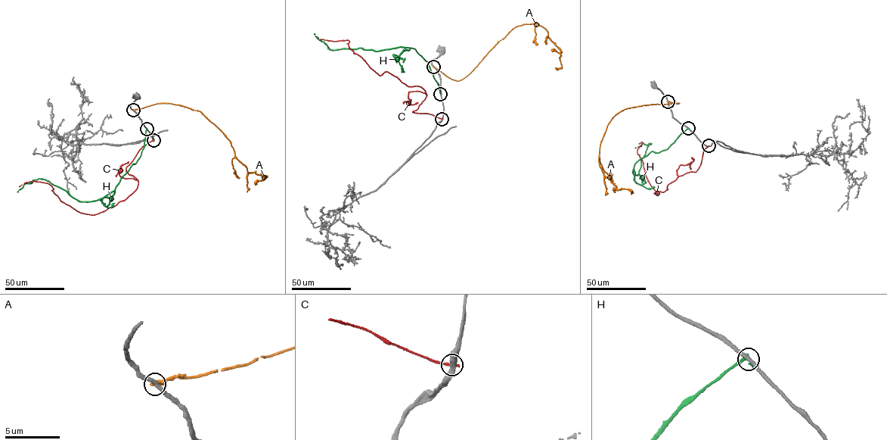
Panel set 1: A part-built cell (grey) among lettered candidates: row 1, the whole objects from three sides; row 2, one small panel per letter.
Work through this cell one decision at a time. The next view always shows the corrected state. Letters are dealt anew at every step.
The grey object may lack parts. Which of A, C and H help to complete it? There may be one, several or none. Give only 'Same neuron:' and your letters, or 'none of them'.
Same neuron: none of them

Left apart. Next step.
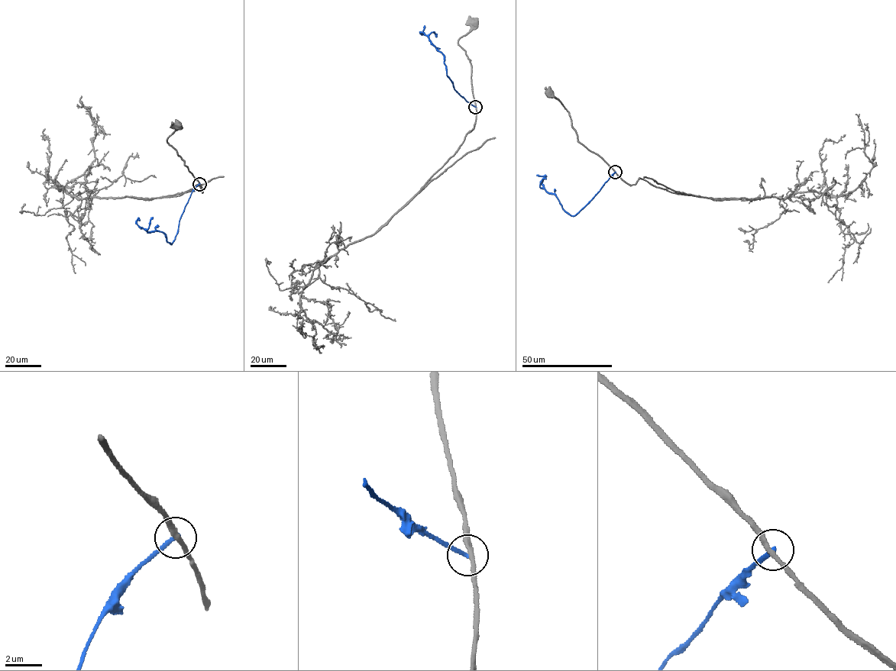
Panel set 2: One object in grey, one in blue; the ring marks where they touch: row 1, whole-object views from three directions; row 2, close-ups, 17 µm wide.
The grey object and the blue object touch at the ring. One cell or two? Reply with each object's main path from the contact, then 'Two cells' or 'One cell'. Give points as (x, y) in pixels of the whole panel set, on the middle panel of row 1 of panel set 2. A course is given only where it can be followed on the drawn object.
Course of grey: (475, 107), (471, 84), (472, 66), (465, 51), (458, 43), (473, 24). Course of blue: (475, 107), (454, 89), (447, 75), (444, 56), (427, 36), (421, 33), (425, 25). Two cells

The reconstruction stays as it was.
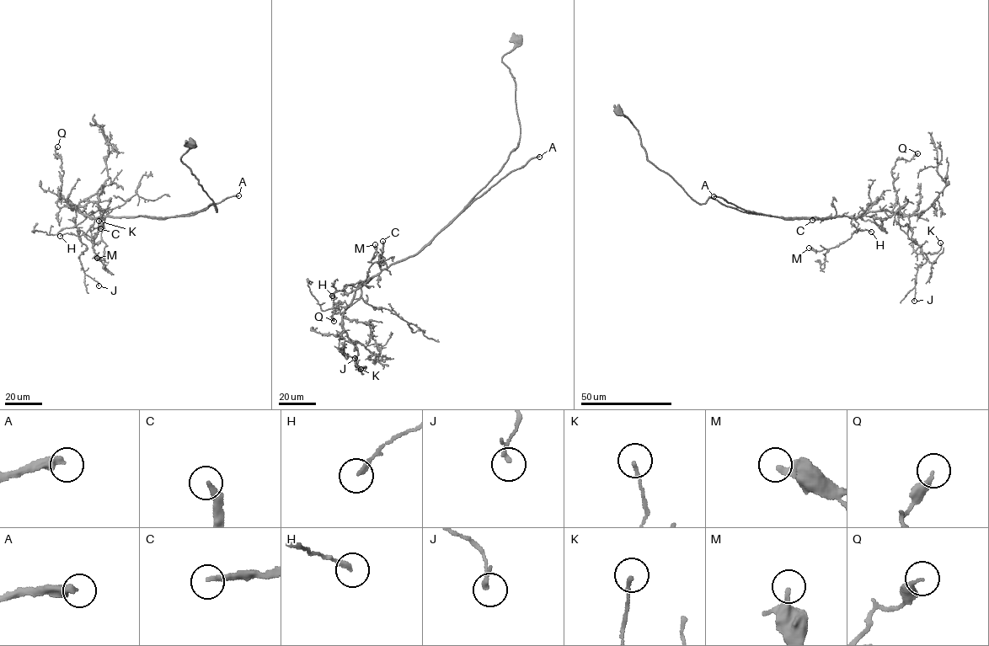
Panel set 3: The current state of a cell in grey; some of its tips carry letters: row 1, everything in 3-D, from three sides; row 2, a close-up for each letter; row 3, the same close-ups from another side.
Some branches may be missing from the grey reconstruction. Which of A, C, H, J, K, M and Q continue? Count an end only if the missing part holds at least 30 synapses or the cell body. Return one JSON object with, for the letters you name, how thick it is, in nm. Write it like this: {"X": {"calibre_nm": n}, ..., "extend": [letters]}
{"A": {"calibre_nm": 380}, "C": {"calibre_nm": 190}, "extend": ["A", "C"]}

